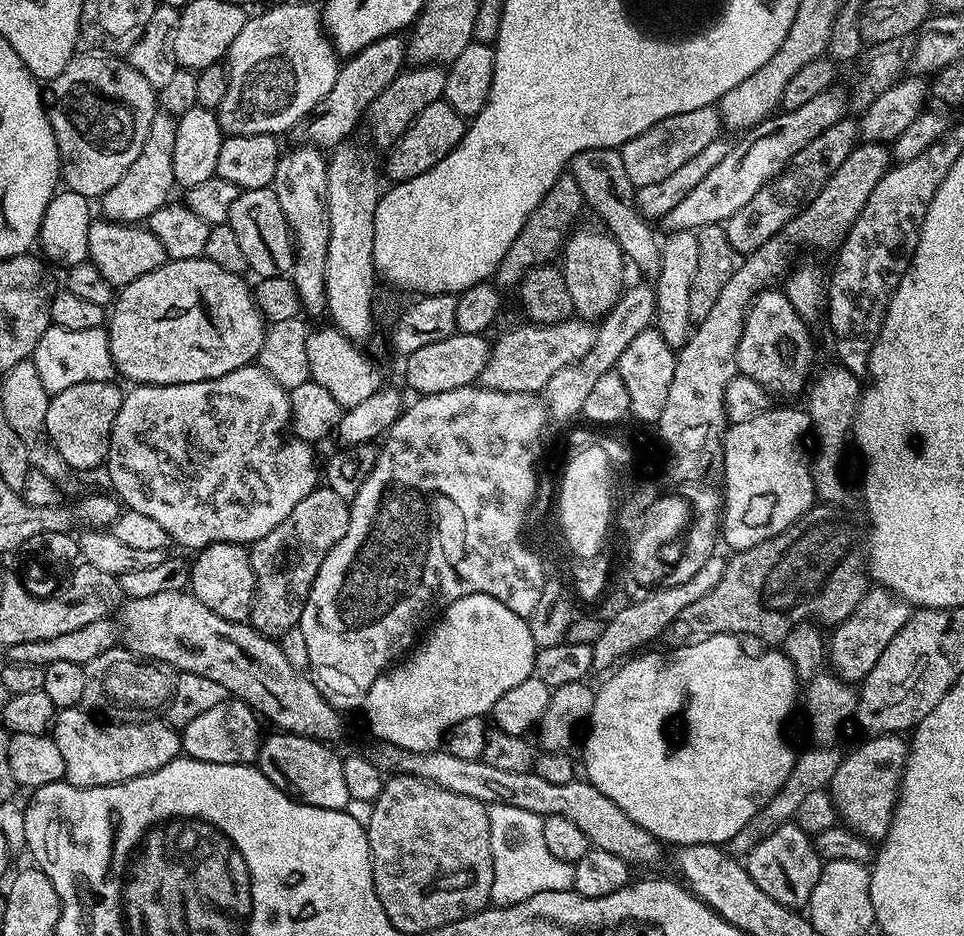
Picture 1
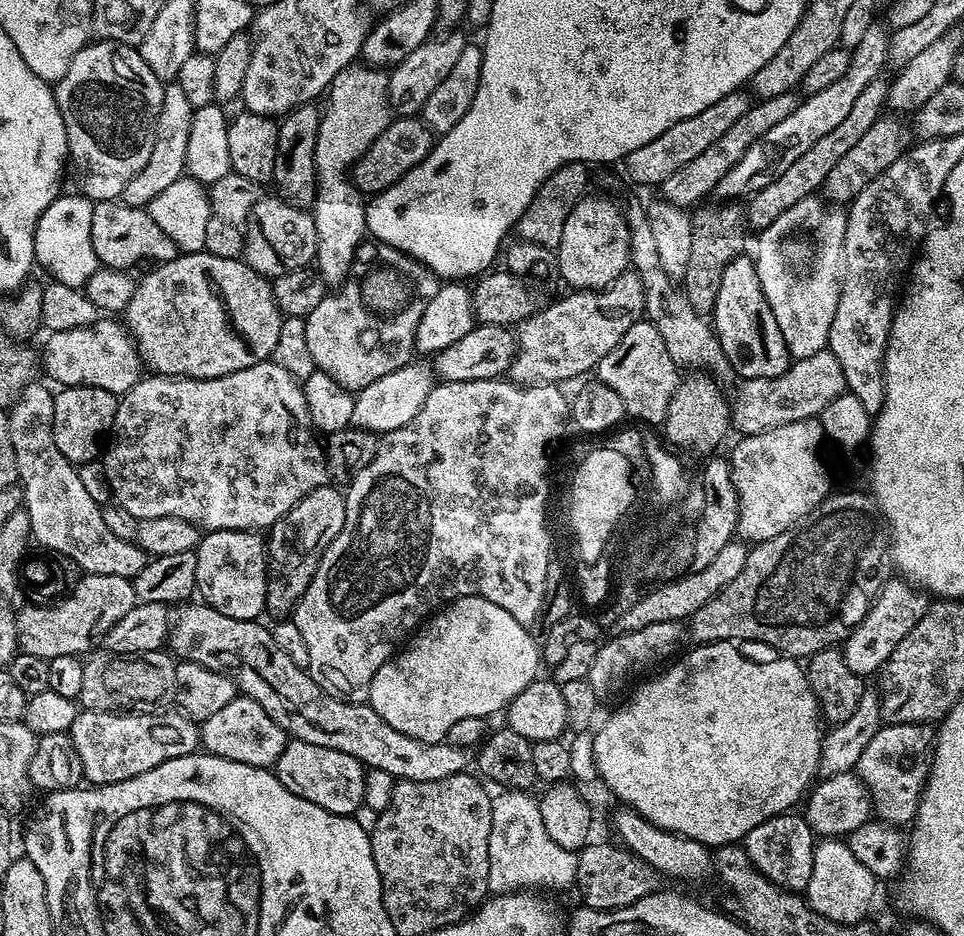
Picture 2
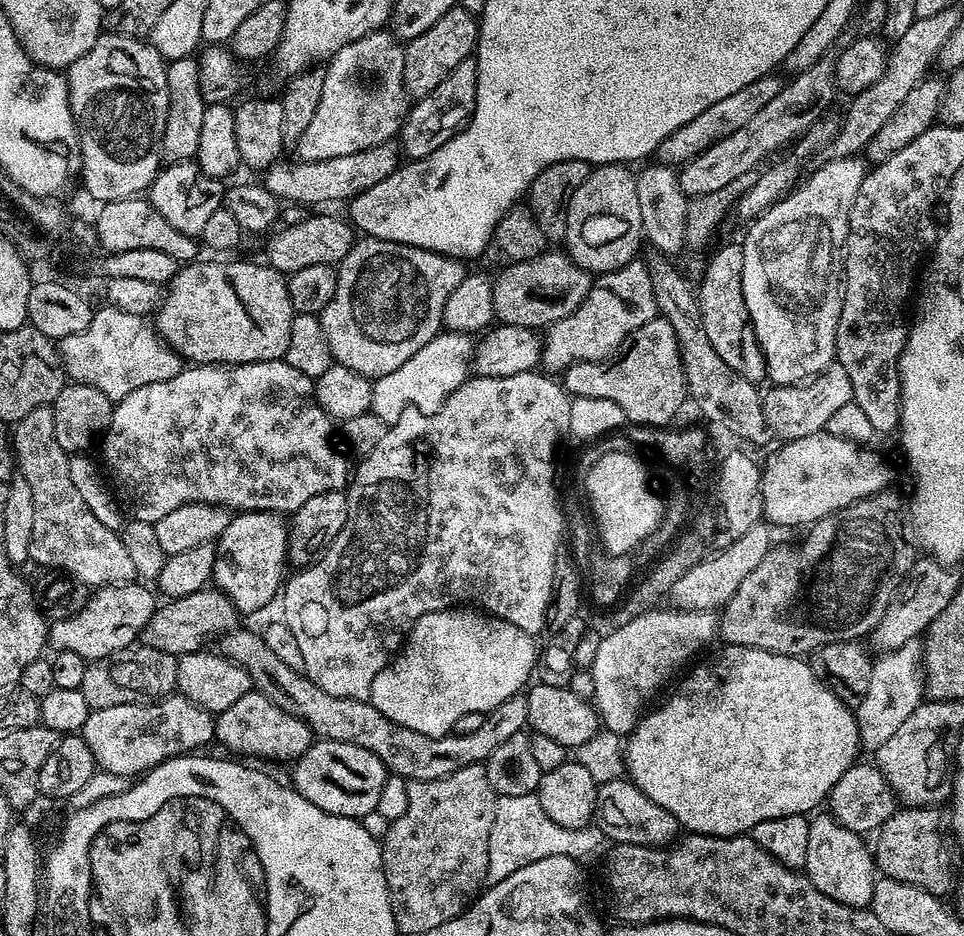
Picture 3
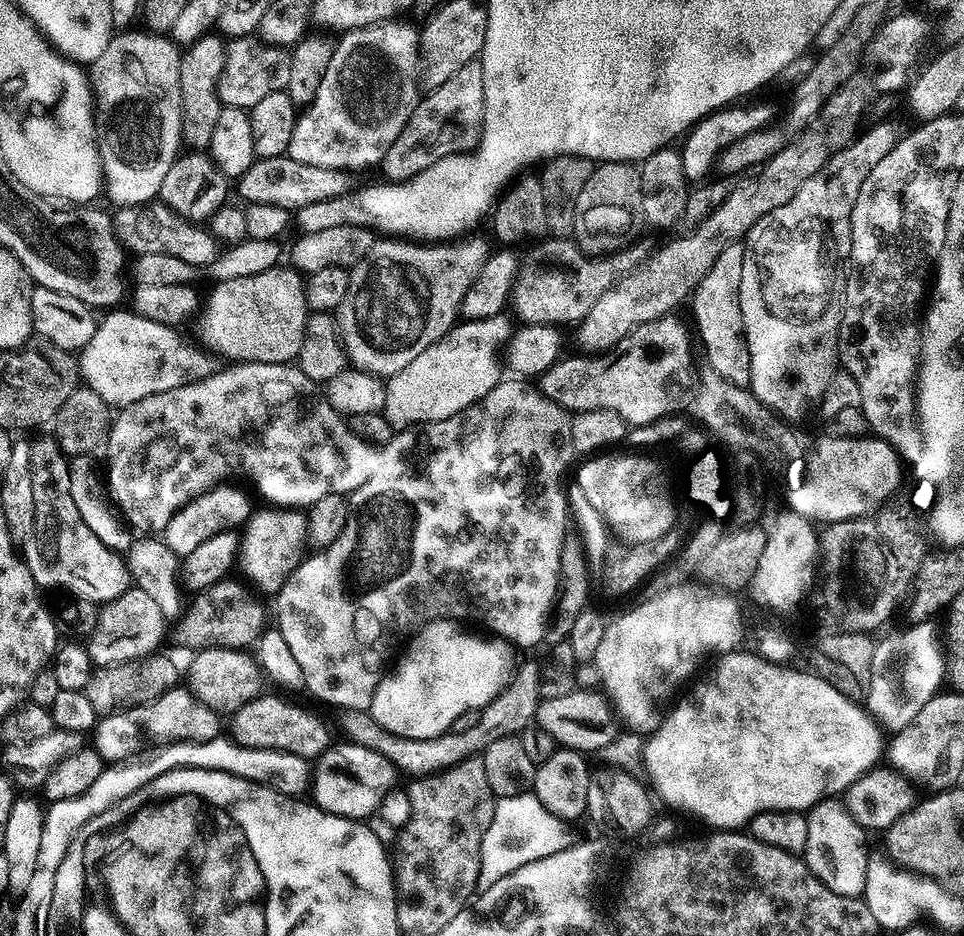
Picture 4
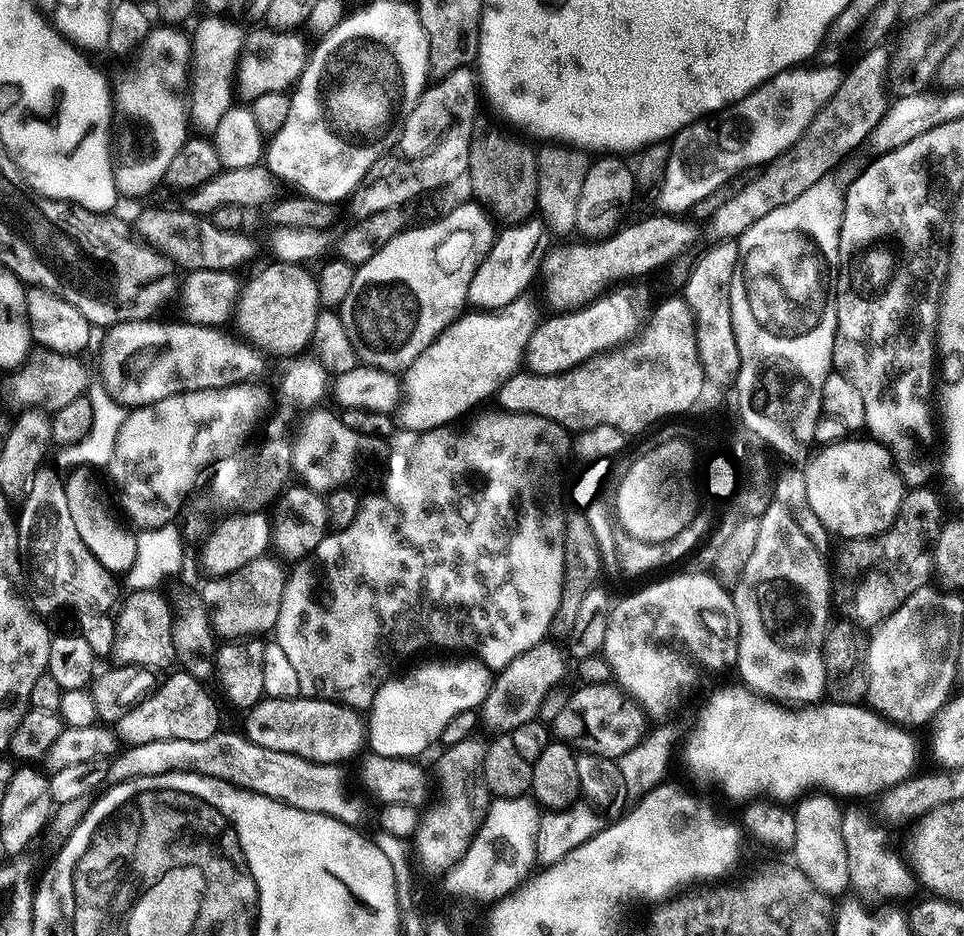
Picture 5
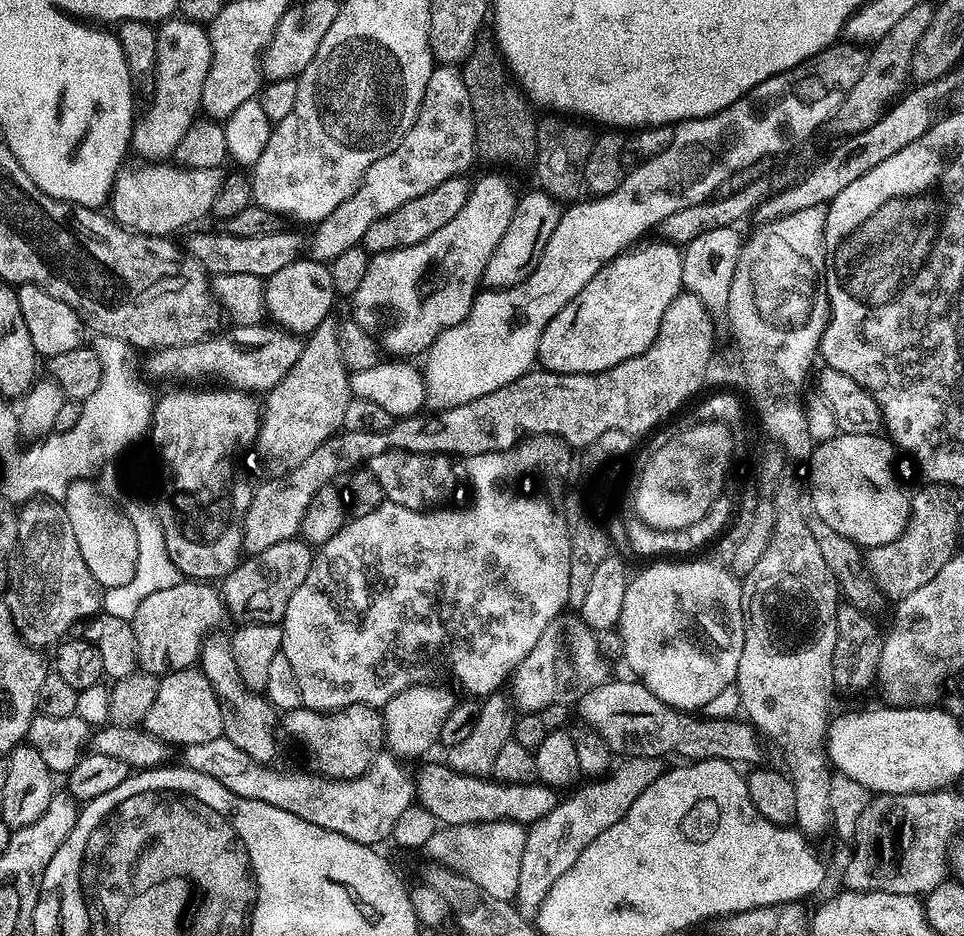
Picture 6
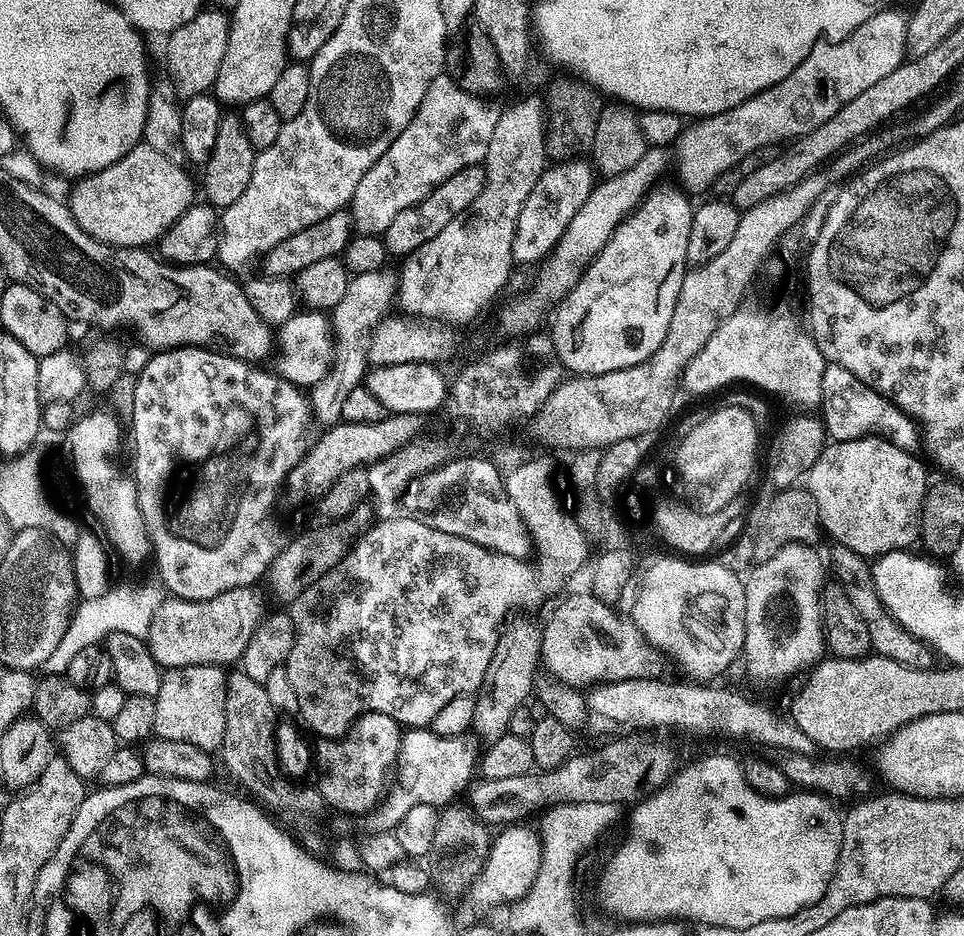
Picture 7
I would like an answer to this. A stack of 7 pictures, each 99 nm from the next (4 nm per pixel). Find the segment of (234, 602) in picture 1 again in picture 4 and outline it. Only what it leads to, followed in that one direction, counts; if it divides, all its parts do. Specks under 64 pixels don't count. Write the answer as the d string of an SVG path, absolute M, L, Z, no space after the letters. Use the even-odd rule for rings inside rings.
M264 506L261 512L260 509L253 511L246 521L247 528L248 533L243 533L238 553L238 568L246 572L262 589L275 594L306 555L310 544L307 515L298 508Z

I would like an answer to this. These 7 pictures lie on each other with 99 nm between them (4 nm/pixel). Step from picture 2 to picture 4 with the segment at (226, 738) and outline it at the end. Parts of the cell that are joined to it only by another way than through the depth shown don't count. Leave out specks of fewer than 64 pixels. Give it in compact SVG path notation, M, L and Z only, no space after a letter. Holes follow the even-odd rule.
M283 695L256 696L242 710L231 713L232 732L231 739L237 744L247 748L265 748L266 750L278 750L300 756L309 762L315 761L333 743L332 732L328 724L316 712L303 708L300 704L291 704Z

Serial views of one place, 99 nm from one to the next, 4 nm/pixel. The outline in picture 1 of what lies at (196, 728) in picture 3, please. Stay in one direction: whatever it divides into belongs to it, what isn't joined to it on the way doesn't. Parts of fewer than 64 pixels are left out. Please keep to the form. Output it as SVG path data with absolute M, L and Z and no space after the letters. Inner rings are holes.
M80 706L59 709L50 735L58 750L62 750L64 780L78 790L124 784L154 770L162 770L162 766L177 759L182 752L180 732L163 719L105 722Z

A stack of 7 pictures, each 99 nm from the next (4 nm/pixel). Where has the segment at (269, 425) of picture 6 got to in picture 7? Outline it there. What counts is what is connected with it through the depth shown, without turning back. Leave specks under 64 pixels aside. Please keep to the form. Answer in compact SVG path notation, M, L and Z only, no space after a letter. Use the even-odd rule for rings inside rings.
M388 270L352 276L346 286L346 294L342 294L342 299L338 302L338 306L331 308L330 323L333 337L332 363L328 368L327 374L312 386L308 394L311 415L315 421L317 419L321 423L320 425L331 426L339 423L341 421L343 403L345 399L347 399L347 395L349 395L352 390L361 387L368 372L368 355L365 350L367 335L372 331L372 327L374 327L379 320L389 315L390 308L388 308L388 306L393 305L397 283L397 279L393 276L393 273L391 276Z

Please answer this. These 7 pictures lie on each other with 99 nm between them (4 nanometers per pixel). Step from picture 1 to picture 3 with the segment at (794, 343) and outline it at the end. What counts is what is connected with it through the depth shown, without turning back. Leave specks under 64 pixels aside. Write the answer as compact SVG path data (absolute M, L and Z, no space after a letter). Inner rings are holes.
M739 243L724 244L709 258L700 288L698 284L698 299L702 310L702 326L706 326L707 337L722 361L742 378L753 382L763 381L766 376L764 355L742 298L742 247Z

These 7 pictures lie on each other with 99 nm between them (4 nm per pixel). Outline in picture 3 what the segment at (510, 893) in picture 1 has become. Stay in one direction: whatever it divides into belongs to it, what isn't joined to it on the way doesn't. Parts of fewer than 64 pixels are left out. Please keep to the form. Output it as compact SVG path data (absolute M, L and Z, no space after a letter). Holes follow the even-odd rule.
M535 794L530 796L501 796L496 801L494 826L490 830L490 846L488 847L488 879L489 885L502 882L502 878L510 878L514 870L522 870L522 866L530 866L530 862L538 862L551 856L565 856L579 861L580 856L588 856L600 843L605 843L603 827L563 828L542 810L540 799Z

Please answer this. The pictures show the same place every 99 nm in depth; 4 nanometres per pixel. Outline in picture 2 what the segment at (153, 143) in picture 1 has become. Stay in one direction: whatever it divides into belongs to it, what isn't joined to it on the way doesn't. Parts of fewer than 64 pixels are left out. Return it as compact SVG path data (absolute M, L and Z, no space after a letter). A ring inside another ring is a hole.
M175 82L164 84L164 93L162 94L162 110L158 110L158 122L156 123L156 141L154 150L150 150L150 162L126 182L126 190L123 194L125 204L142 208L147 206L157 194L162 194L162 190L168 189L178 178L185 175L186 166L186 146L190 139L190 124L194 109L186 99L186 93L182 86Z

